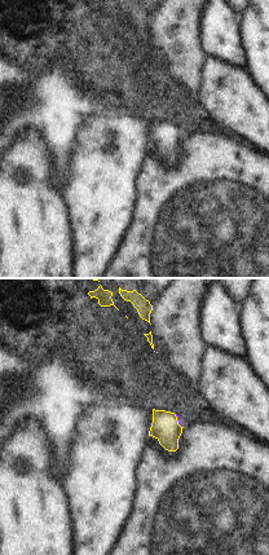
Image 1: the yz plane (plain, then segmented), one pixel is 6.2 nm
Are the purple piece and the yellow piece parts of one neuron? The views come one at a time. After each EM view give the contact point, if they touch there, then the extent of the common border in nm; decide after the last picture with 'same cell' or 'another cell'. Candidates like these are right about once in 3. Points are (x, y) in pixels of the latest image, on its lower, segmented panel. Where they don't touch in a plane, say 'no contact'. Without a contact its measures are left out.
meets purple at (177, 419); contact 100 nm long

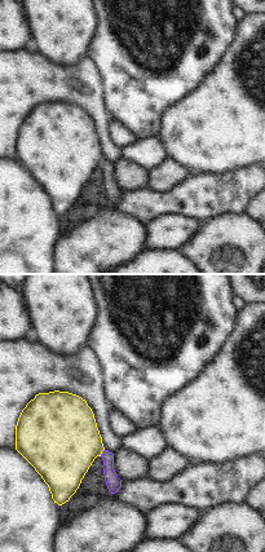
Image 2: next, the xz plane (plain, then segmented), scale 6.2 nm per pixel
meets purple at (102, 453); contact 50 nm long

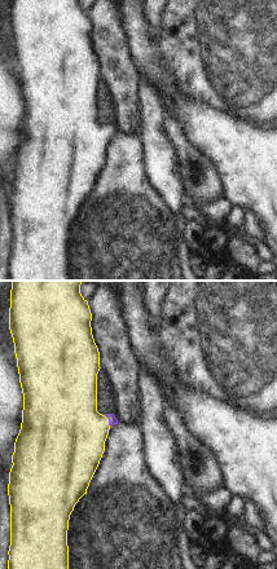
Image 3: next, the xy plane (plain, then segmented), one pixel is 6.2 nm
meets purple at (109, 423); contact 100 nm long

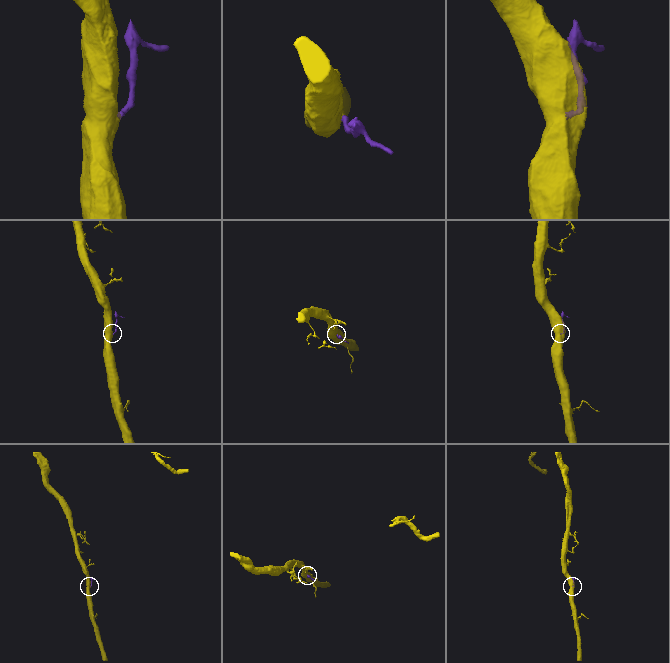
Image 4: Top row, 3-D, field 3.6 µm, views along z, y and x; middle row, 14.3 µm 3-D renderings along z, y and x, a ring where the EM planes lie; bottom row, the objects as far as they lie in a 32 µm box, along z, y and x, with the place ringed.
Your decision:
same cell

